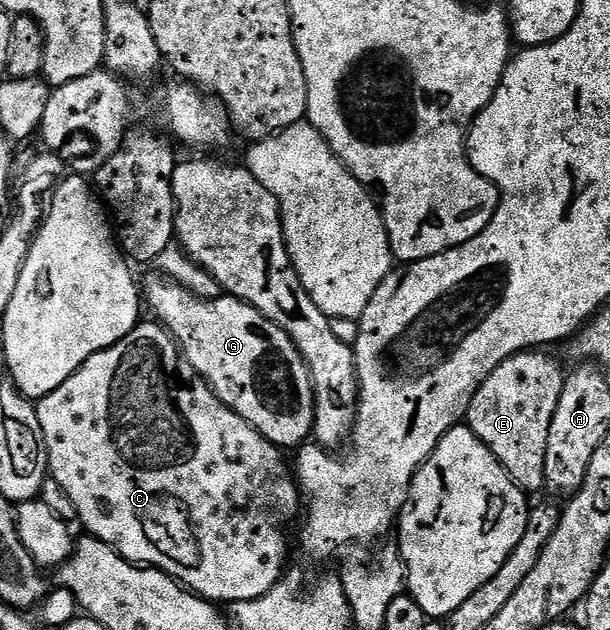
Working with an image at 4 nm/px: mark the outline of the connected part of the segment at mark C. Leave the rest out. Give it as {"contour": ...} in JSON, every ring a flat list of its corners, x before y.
{"contour":[[150,320,140,321,139,325,126,334,117,344,113,344,109,348,105,348,101,352,97,352,93,356,89,356,89,360,85,360,85,364,73,376,69,376,69,380,65,380,65,384,61,384,61,388,57,388,52,394,46,394,44,398,38,399,35,411,37,412,37,420,41,420,41,432,43,439,47,445,47,468,50,477,57,480,57,484,61,484,61,488,65,488,65,492,69,492,69,500,73,500,73,508,77,508,79,513,78,521,83,522,83,526,88,535,93,538,99,538,105,544,115,547,115,550,127,561,136,564,142,564,148,568,162,570,163,573,174,578,177,582,182,582,188,590,199,595,200,598,206,598,209,602,216,604,230,604,240,602,241,600,253,600,257,596,265,596,265,592,269,592,277,585,280,578,285,573,287,562,287,529,295,522,295,517,301,514,301,491,296,475,293,473,289,462,283,459,284,451,278,446,274,446,269,440,265,440,265,436,261,436,261,432,257,432,257,428,253,424,249,424,241,416,237,416,237,412,233,412,233,408,225,405,214,392,211,387,203,381,202,378,196,376,191,367,183,361,183,351,180,350,175,339,171,337,168,330,163,329,158,321]]}

